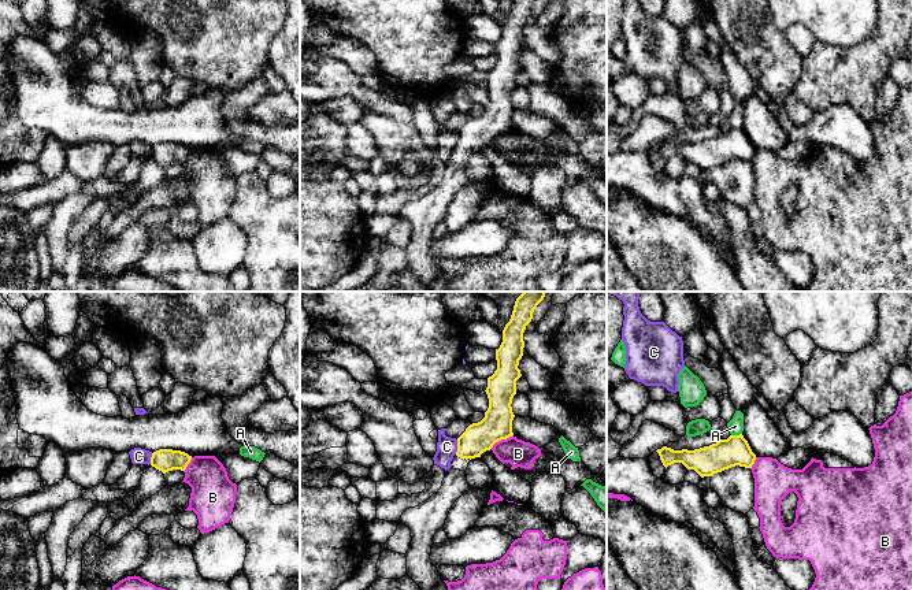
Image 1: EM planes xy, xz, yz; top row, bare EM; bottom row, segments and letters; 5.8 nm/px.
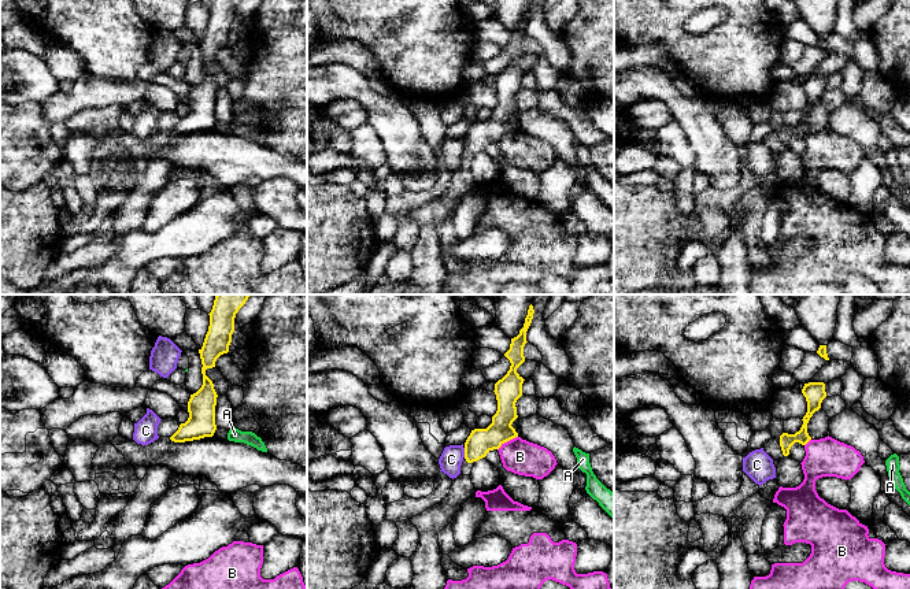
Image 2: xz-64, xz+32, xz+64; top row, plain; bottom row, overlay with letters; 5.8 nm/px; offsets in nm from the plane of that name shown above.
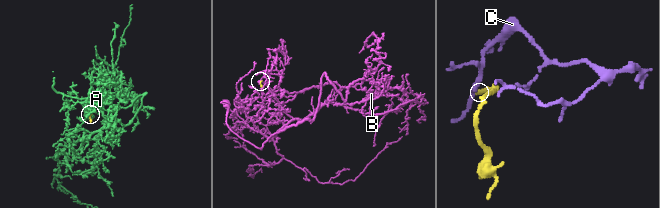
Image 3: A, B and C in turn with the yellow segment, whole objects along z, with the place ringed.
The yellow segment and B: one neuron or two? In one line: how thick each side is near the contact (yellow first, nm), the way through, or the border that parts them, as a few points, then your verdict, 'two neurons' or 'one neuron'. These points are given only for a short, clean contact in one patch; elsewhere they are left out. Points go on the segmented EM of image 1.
calibres 180 and 160 nm; border xz (512, 434), (499, 440), (490, 448); two neurons

